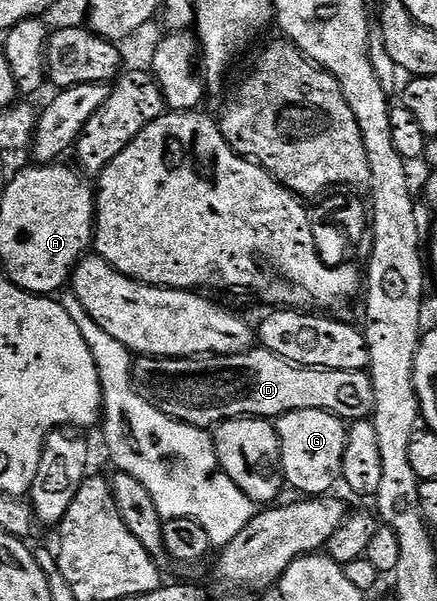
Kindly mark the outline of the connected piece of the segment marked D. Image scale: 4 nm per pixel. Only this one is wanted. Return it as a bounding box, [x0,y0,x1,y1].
[130,346,374,430]

